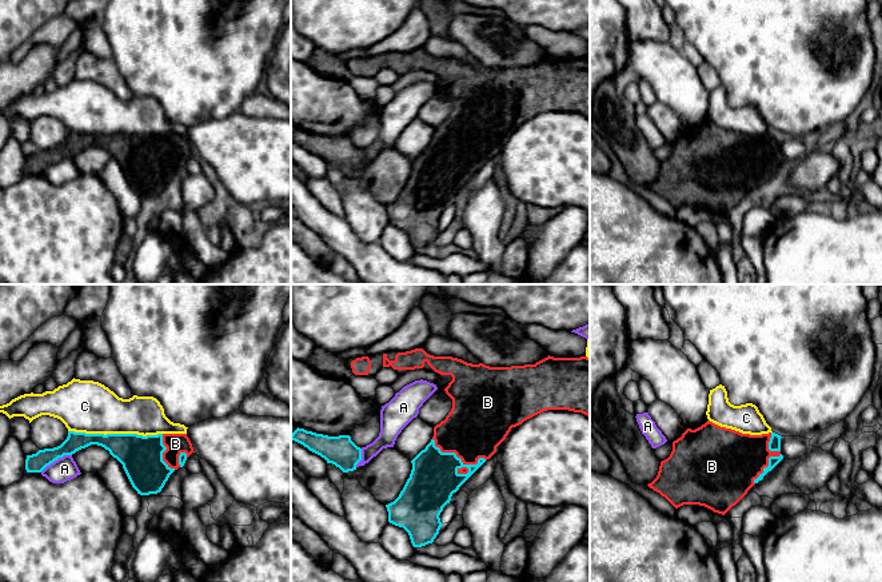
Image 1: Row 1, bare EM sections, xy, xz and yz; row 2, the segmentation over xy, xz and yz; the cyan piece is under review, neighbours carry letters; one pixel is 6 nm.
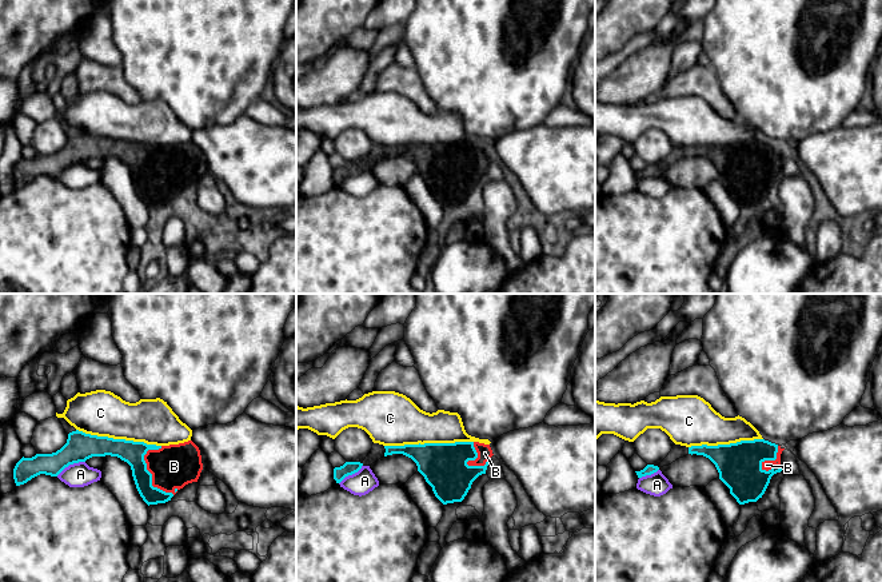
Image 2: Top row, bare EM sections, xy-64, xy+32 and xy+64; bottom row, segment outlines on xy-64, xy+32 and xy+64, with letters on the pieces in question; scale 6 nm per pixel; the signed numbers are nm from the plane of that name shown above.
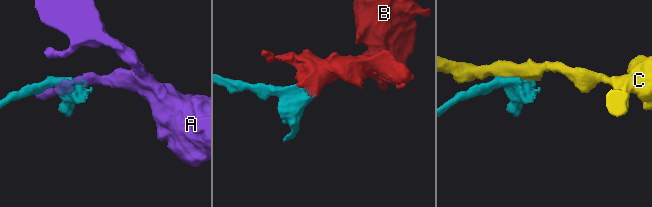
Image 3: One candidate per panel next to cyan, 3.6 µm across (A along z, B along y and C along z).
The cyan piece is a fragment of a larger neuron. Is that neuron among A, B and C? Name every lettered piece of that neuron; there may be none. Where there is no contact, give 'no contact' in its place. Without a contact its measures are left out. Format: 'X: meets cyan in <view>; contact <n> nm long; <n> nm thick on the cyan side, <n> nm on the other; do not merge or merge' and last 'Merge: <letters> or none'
A: meets cyan in xy; contact 220 nm long; 110 nm thick on the cyan side, 150 nm on the other; do not merge
B: meets cyan in xz; contact 360 nm long; 300 nm thick on the cyan side, 360 nm on the other; merge
C: meets cyan in xy; contact 550 nm long; 260 nm thick on the cyan side, 320 nm on the other; do not merge
Merge: B

